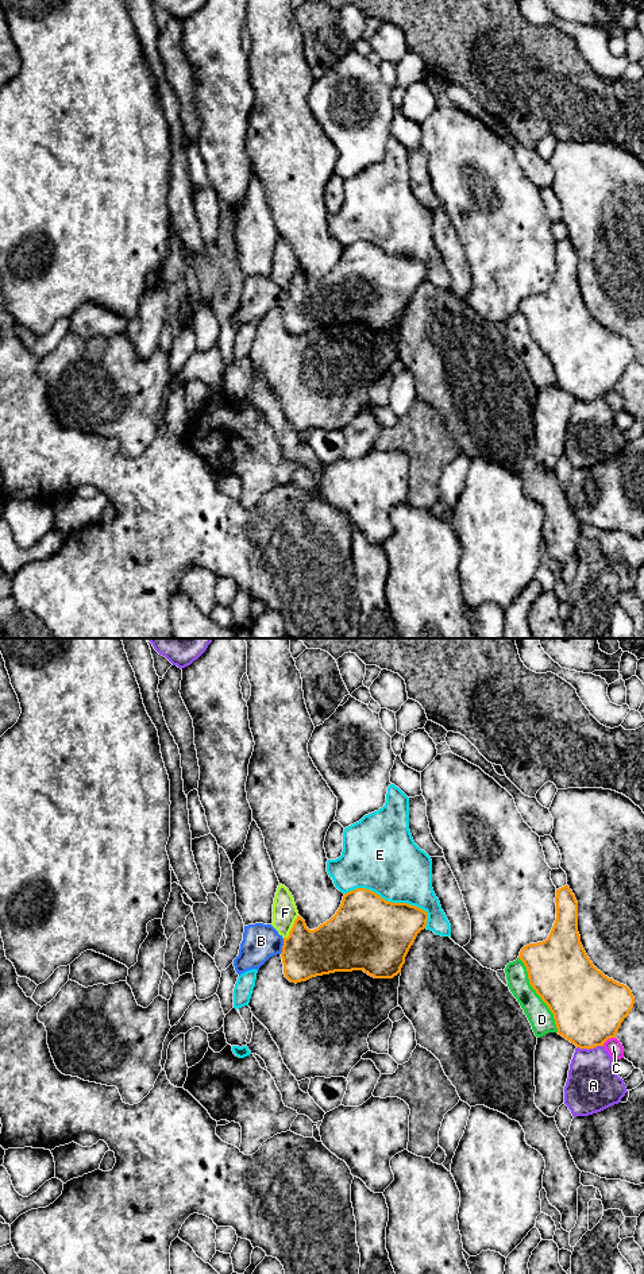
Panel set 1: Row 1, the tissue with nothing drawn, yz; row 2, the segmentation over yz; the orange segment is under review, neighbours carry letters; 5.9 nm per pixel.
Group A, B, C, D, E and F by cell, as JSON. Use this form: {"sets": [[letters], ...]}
{"sets": [["A"], ["B"], ["C"], ["D"], ["E"], ["F"]]}

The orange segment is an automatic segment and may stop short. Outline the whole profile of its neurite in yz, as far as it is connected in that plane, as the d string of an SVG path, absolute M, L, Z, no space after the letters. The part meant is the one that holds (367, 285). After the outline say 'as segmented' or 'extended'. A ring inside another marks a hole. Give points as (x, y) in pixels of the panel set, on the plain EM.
M356 240L344 246L336 266L315 282L309 282L300 267L288 290L271 277L244 278L234 318L240 328L251 321L258 323L270 309L279 306L285 329L296 336L316 328L352 323L363 323L374 331L393 331L401 325L405 309L427 273L427 263L416 258L386 254L370 242Z; extended

